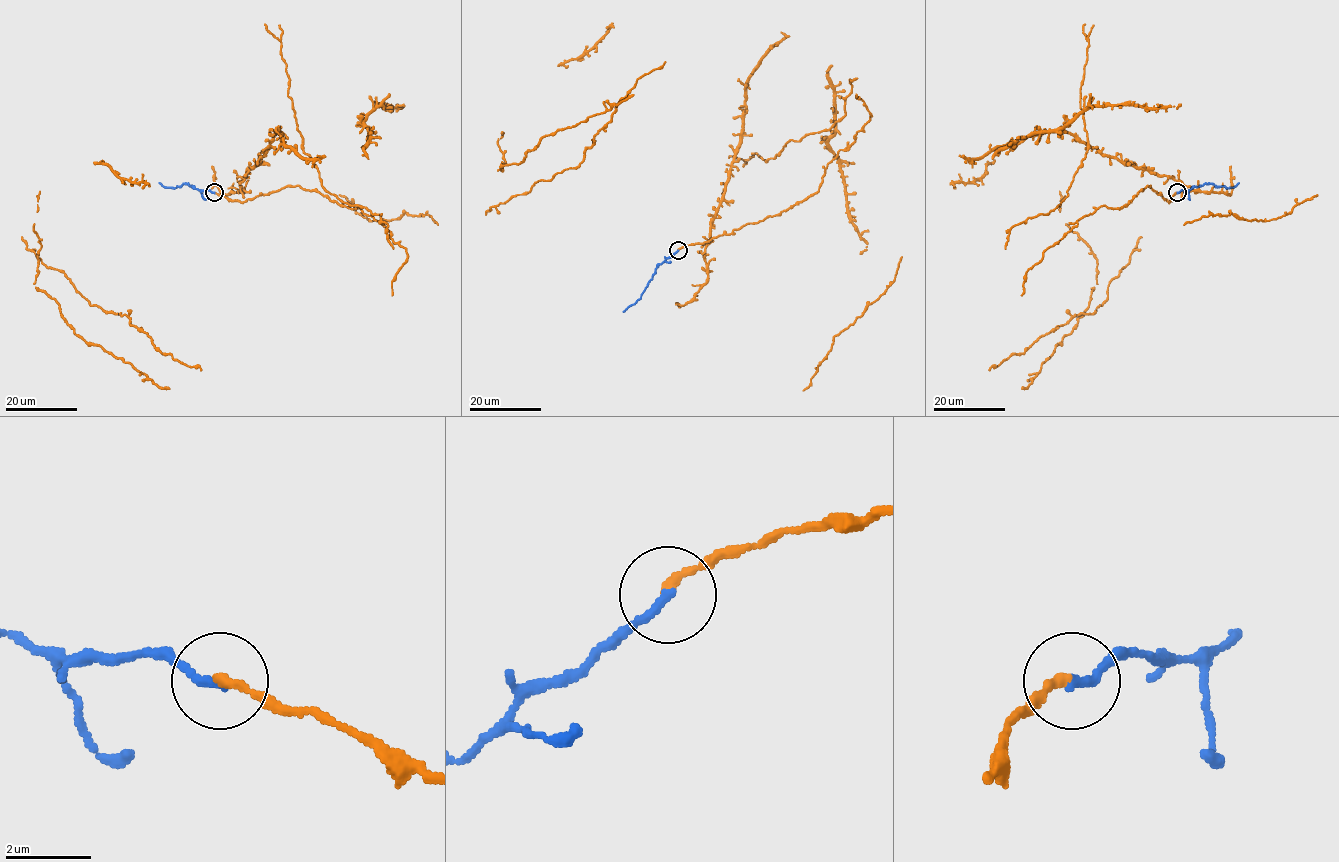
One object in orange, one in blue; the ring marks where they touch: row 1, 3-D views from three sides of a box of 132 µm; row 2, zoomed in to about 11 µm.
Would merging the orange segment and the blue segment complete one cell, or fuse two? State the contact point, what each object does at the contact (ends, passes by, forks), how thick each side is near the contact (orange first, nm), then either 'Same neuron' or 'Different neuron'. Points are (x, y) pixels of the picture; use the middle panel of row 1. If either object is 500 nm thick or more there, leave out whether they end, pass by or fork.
Place: (678, 250). At the ring orange ends. At the ring blue ends. Thickness 220 nm (orange) against 220 nm. Same neuron

